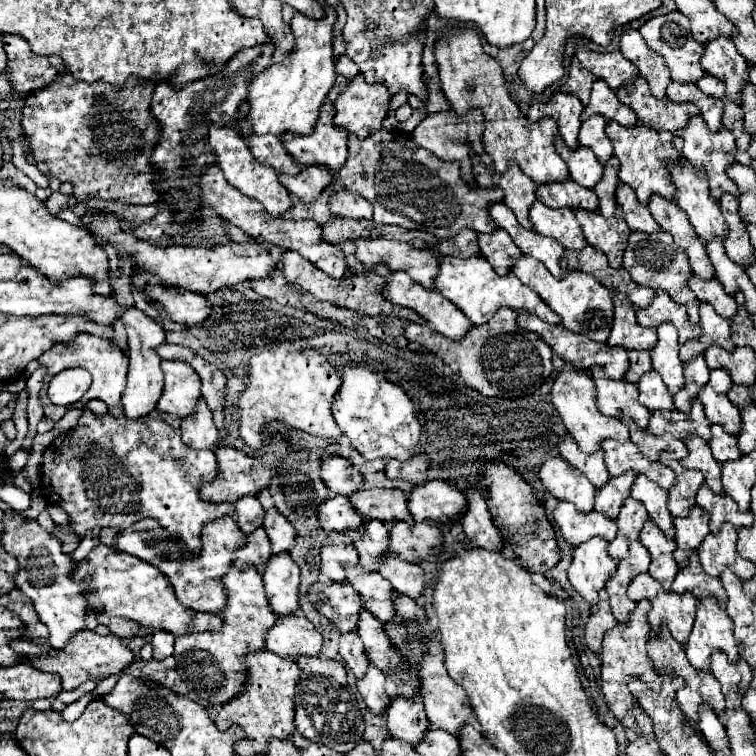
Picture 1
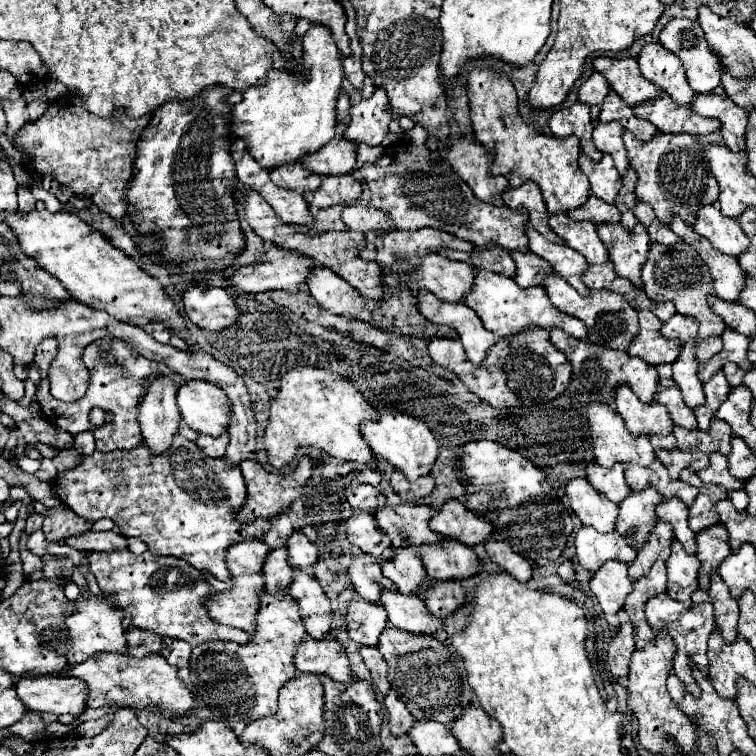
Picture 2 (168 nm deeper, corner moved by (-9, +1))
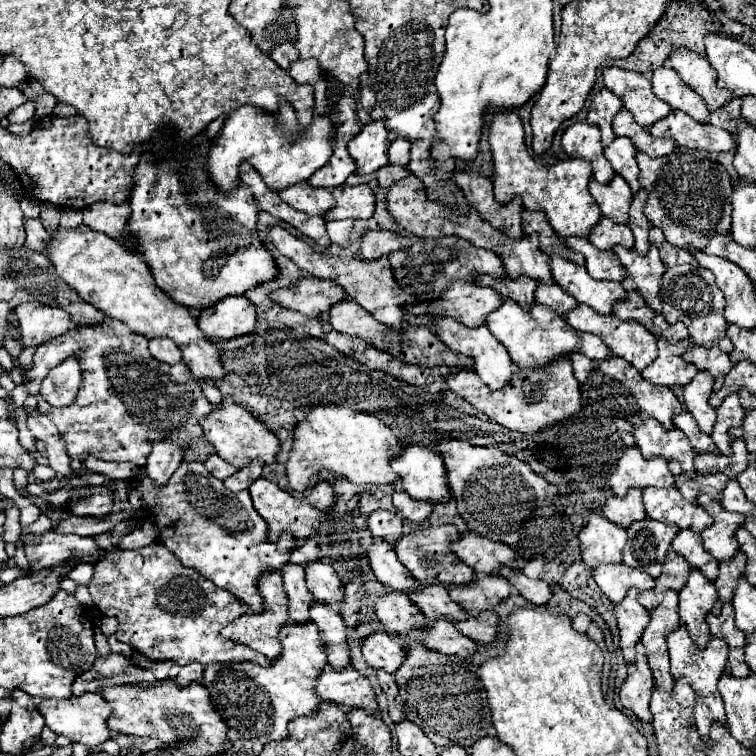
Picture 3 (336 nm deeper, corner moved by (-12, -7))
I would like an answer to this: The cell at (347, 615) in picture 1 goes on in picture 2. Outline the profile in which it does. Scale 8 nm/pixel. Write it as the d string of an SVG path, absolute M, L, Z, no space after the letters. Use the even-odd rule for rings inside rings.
M355 598L347 604L345 622L351 640L363 646L377 646L379 634L383 632L387 622L387 612L381 604L369 604Z

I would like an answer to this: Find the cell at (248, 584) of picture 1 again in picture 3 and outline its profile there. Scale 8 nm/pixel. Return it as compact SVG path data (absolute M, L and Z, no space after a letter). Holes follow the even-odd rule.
M286 624L278 638L282 642L282 656L268 668L252 662L206 666L202 684L208 688L218 714L230 726L230 744L234 744L236 752L248 752L252 742L264 746L272 740L286 740L292 718L318 712L316 676L328 666L328 658L324 656L324 642L316 624Z

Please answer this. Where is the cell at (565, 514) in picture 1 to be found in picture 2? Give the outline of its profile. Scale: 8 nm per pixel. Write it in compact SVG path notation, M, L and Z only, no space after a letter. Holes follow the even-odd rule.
M581 526L575 534L575 548L581 566L589 572L597 570L605 560L635 560L635 550L625 544L625 536L617 536L617 530L601 534L595 528Z

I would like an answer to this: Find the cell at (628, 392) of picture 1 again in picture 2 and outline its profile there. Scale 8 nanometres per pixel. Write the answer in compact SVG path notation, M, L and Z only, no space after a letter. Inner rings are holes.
M621 384L615 392L615 408L621 414L627 430L631 434L671 434L673 420L669 418L669 412L663 404L649 402L643 404L629 386Z

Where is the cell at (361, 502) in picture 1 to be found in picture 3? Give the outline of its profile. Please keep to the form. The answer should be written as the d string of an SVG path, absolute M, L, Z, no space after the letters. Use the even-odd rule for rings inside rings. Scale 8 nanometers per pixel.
M440 524L440 526L418 526L416 532L406 534L396 546L398 560L410 570L410 574L424 586L428 584L442 584L442 586L464 586L474 580L474 570L458 560L458 556L450 550L450 544L460 538L460 532L456 526Z

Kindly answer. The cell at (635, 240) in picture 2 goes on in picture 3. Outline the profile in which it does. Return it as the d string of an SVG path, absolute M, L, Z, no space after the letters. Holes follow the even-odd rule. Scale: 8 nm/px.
M622 246L614 248L616 256L620 258L620 262L624 264L628 276L622 282L626 292L636 290L638 294L644 296L648 308L652 308L656 314L662 312L662 300L658 298L660 294L660 284L662 284L662 276L664 276L664 264L658 256L658 248L650 246L650 252L646 256L640 256L634 250L626 250Z

